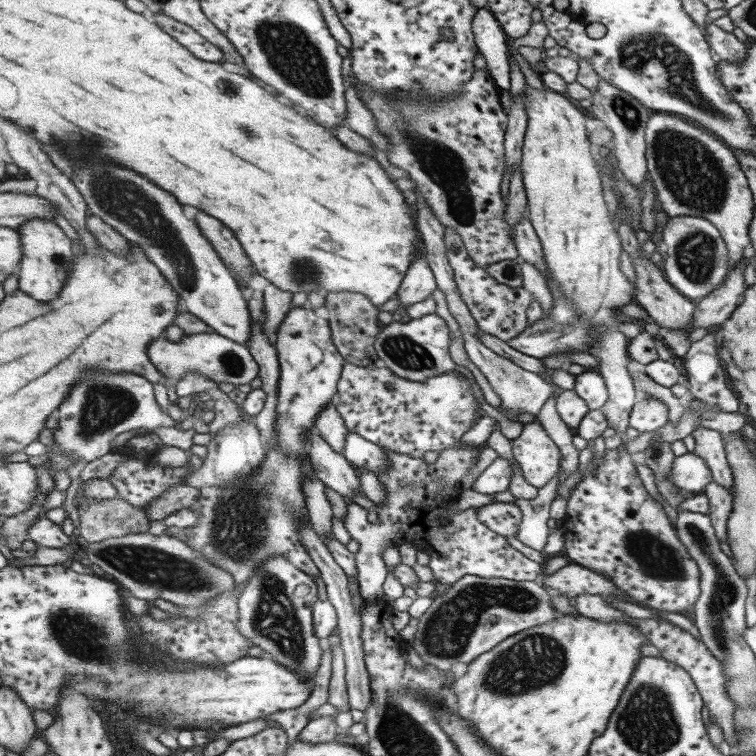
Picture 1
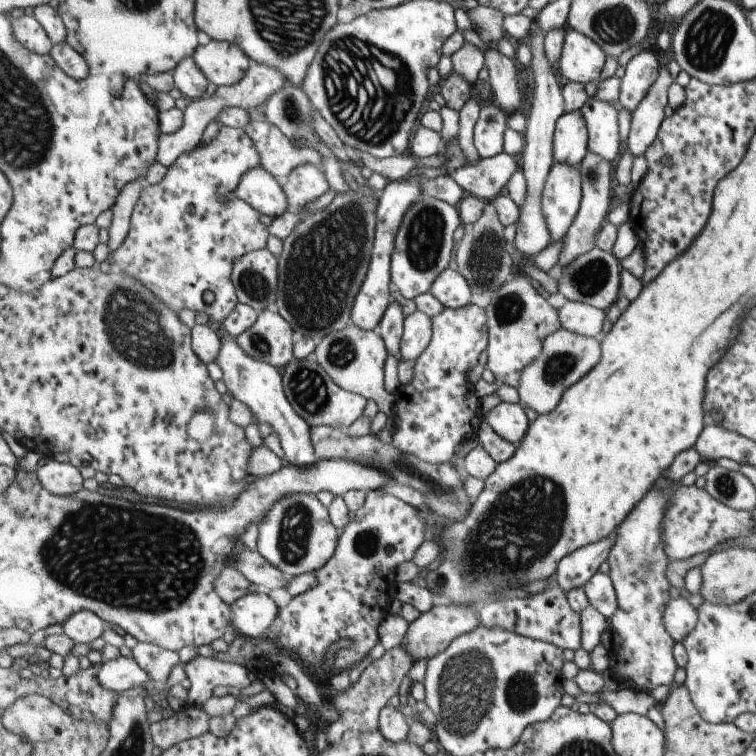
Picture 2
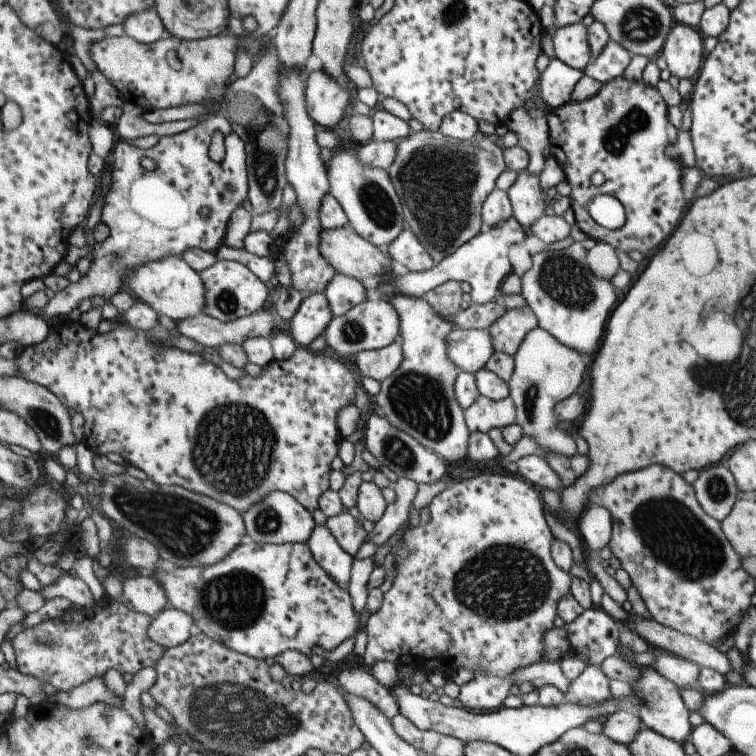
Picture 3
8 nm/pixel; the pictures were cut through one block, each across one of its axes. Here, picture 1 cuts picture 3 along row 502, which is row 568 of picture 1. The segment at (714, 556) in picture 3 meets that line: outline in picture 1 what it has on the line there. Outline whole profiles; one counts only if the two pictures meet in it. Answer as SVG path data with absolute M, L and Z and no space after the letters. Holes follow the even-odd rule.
M622 444L613 450L605 449L601 463L585 473L574 486L567 502L563 524L566 536L565 554L578 565L609 576L615 587L631 600L635 600L637 605L657 611L685 612L692 608L699 597L697 563L681 544L676 526L669 522L661 505L645 491L629 455Z

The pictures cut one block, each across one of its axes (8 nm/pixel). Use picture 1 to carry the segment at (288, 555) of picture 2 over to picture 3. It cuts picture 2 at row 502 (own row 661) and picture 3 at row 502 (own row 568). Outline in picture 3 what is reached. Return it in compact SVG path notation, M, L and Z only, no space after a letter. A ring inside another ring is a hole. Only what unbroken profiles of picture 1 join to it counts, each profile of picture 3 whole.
M277 491L269 494L261 502L253 505L249 512L245 512L244 519L248 535L256 543L262 545L283 543L307 543L316 529L312 511L301 504L292 494Z

